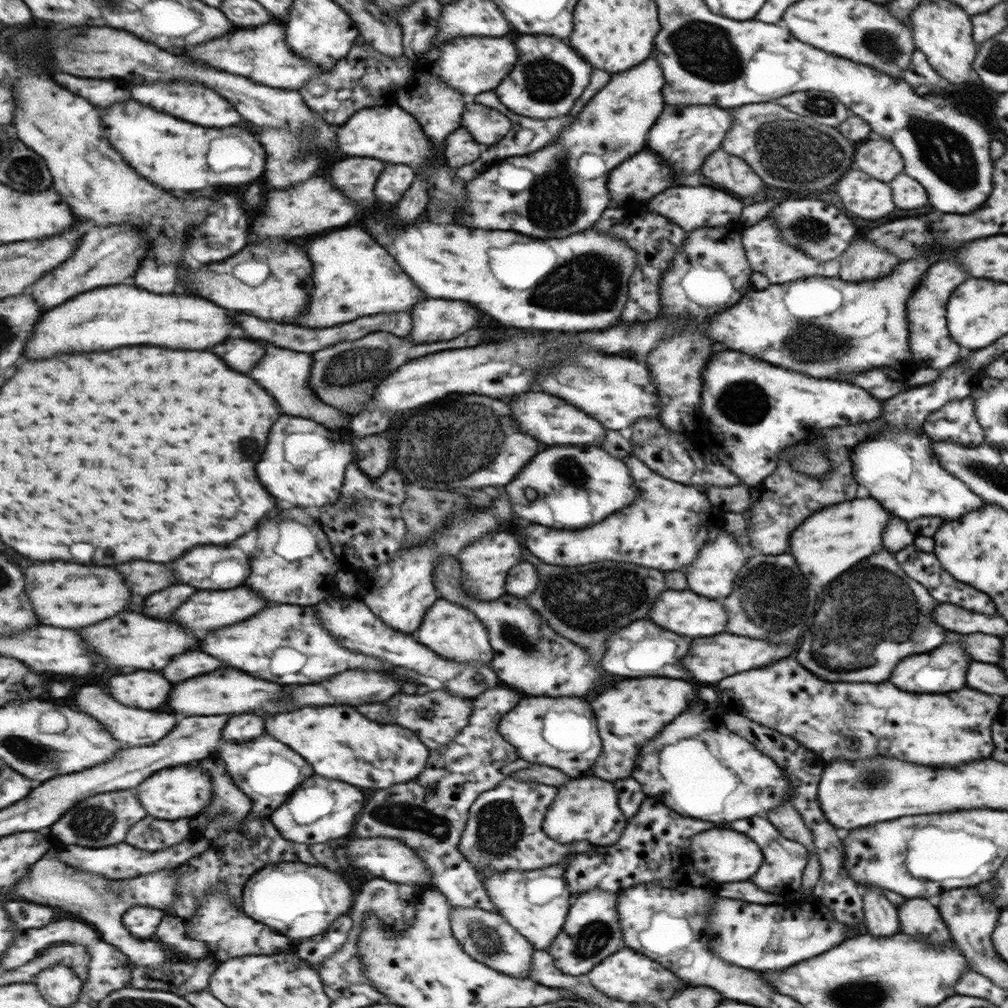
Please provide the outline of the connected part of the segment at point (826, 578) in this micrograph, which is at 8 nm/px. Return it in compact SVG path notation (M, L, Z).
M872 497L863 499L855 498L822 509L823 512L814 512L814 514L811 515L811 520L804 520L803 528L799 528L799 532L795 532L795 536L791 536L791 548L787 550L793 557L801 574L809 580L808 584L813 584L813 586L825 586L827 582L831 582L833 578L840 576L842 572L851 568L855 563L866 559L873 555L875 551L883 548L882 530L886 526L887 519L890 519L891 516L891 514Z

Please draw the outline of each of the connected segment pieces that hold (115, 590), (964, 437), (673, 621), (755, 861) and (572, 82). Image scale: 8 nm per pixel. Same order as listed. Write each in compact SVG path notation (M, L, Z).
M41 562L37 566L29 566L25 576L27 596L31 596L31 604L39 614L39 620L43 618L43 624L55 628L85 628L97 624L125 610L131 600L131 592L123 576L117 570L105 566L97 568L71 562Z
M970 394L959 400L950 400L939 412L931 412L931 416L923 419L921 431L930 440L952 440L964 447L977 446L984 440Z
M667 590L654 601L655 606L651 608L646 618L675 634L685 634L691 638L713 636L723 633L723 627L726 626L727 609L723 609L720 600L711 600L690 591Z
M711 828L707 832L695 834L689 846L689 856L691 856L690 860L693 862L695 872L717 884L747 880L761 866L761 852L759 852L758 844L755 844L755 841L751 842L749 838L739 832L721 830L721 828Z
M521 34L517 36L516 44L519 46L518 63L495 90L501 103L519 116L537 120L567 115L571 104L581 96L589 82L591 66L583 62L569 46L551 36Z

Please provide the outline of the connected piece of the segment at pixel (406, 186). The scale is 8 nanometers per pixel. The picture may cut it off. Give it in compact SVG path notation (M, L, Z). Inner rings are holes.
M387 163L383 174L379 175L375 192L381 202L399 202L410 190L418 176L407 165Z

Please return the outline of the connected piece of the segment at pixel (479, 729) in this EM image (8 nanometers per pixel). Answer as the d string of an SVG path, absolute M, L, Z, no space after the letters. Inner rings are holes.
M505 684L490 688L483 692L483 696L475 698L473 700L475 710L473 710L469 726L464 728L449 746L432 751L427 766L417 779L403 784L394 784L383 788L383 790L369 791L367 796L369 800L366 800L367 804L364 808L365 812L361 813L361 818L355 826L355 832L359 838L385 837L397 839L414 848L414 851L418 852L419 857L423 857L423 861L430 868L436 888L448 898L453 907L475 907L498 913L498 908L486 891L483 874L475 868L474 864L465 860L465 856L460 851L460 843L462 842L462 834L466 830L471 807L479 795L494 789L519 769L530 766L529 762L519 756L518 748L501 733L501 720L511 710L514 710L515 704L519 704L519 698L521 698L521 694L515 692L511 685Z

